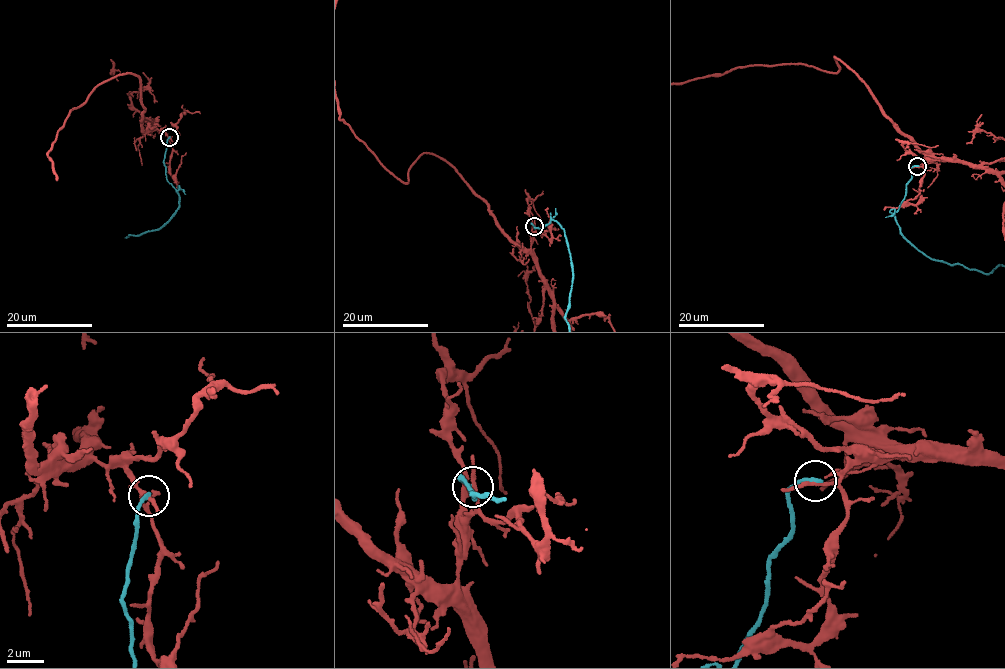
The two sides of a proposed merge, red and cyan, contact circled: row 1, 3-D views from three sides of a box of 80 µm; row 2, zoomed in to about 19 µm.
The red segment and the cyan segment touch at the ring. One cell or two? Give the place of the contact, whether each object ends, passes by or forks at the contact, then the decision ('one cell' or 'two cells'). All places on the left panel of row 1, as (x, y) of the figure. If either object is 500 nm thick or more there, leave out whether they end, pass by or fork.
place (169, 137); red passes by; cyan ends; two cells

